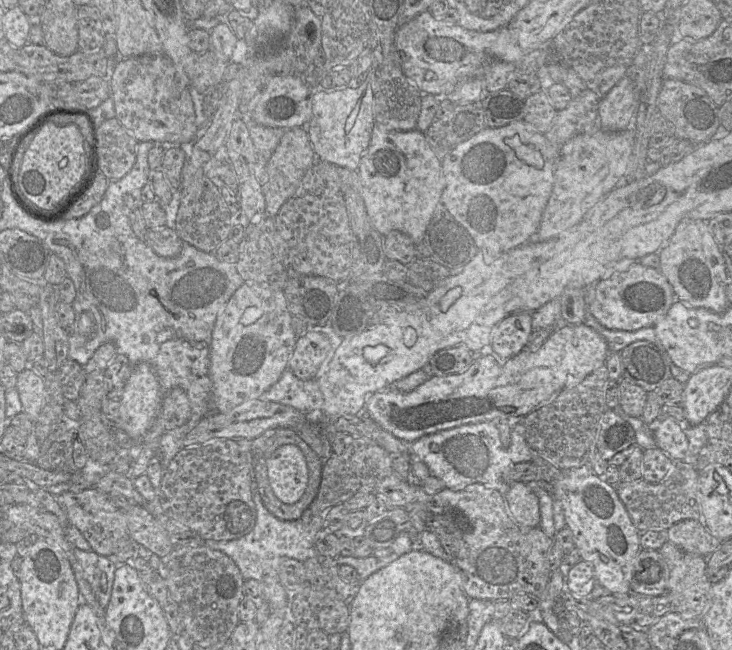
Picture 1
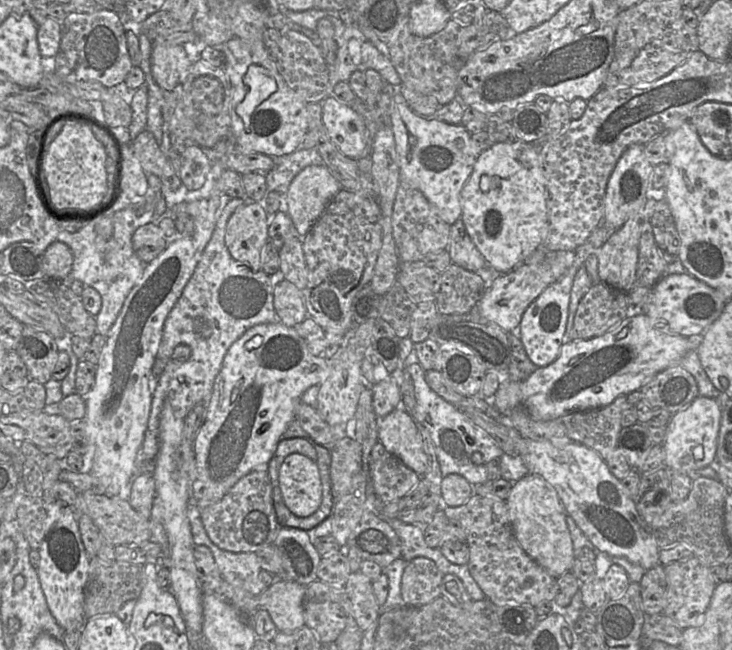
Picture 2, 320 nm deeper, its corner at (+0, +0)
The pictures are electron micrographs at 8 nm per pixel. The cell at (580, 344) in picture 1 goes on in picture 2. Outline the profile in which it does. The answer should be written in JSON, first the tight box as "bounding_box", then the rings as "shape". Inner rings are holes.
{"bounding_box":[490,313,696,421],"shape":[[[644,313],[631,314],[629,317],[621,321],[619,324],[617,324],[601,336],[584,340],[573,339],[569,342],[563,343],[560,349],[560,353],[555,361],[553,361],[548,366],[538,367],[526,380],[522,382],[514,382],[509,379],[504,380],[500,383],[495,396],[490,400],[490,402],[496,407],[498,411],[511,410],[522,405],[527,409],[527,411],[533,418],[544,421],[557,418],[571,411],[584,411],[604,407],[611,404],[619,396],[626,396],[633,391],[639,390],[649,379],[651,379],[657,373],[674,364],[679,364],[680,360],[685,356],[685,354],[692,350],[696,351],[696,349],[692,348],[692,344],[689,342],[688,337],[681,336],[671,330],[665,320],[651,319]]]}

